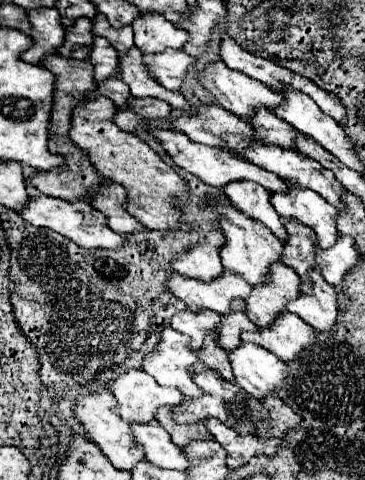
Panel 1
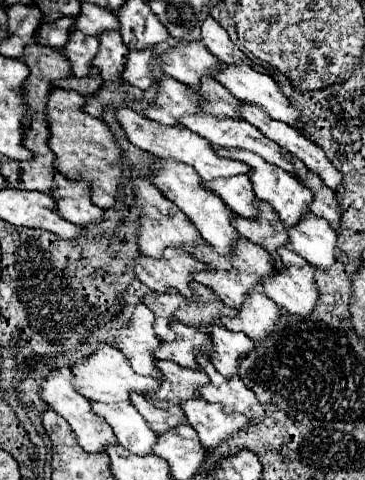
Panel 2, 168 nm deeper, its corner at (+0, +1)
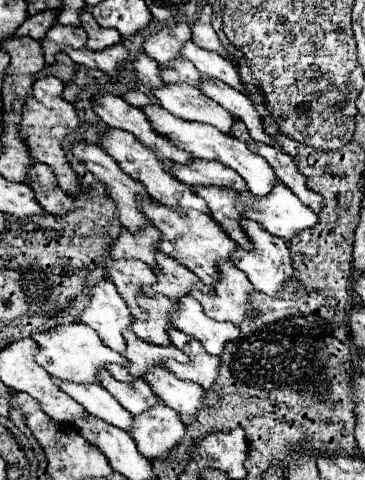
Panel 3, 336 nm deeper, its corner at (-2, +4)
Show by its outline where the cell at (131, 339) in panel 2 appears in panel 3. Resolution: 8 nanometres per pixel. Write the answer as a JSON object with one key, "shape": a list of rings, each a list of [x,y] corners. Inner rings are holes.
{"shape":[[[101,280],[91,288],[87,298],[89,306],[79,314],[79,320],[89,324],[105,342],[105,346],[125,354],[125,340],[121,332],[131,328],[133,314],[129,312],[121,294],[117,294],[117,288],[113,288],[109,280]]]}

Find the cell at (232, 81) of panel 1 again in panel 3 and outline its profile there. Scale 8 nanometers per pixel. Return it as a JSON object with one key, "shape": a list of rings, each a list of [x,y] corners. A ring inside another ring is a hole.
{"shape":[[[177,22],[163,26],[159,32],[151,34],[143,42],[143,50],[157,60],[157,64],[169,64],[181,50],[181,46],[191,40],[191,28],[187,22]]]}

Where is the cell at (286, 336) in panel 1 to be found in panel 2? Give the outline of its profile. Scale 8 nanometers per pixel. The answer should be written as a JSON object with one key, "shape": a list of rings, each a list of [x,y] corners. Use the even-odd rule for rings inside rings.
{"shape":[[[259,291],[247,295],[245,305],[239,309],[235,319],[223,319],[223,325],[229,331],[243,331],[253,341],[267,341],[267,335],[273,333],[281,319],[281,309]]]}

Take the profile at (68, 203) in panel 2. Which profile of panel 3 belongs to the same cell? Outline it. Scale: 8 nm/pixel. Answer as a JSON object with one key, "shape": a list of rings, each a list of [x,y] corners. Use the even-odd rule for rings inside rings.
{"shape":[[[31,162],[31,170],[29,170],[29,180],[25,180],[35,196],[37,202],[41,204],[41,208],[49,214],[55,216],[63,216],[73,208],[73,198],[67,196],[55,182],[55,176],[51,172],[51,168],[47,168],[41,162]]]}

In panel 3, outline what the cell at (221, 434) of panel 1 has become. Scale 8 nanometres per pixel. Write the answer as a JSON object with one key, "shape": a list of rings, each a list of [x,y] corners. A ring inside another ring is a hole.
{"shape":[[[149,368],[149,372],[145,372],[145,382],[161,402],[181,416],[183,424],[189,424],[191,414],[195,414],[203,404],[203,388],[199,384],[179,380],[165,368]]]}

